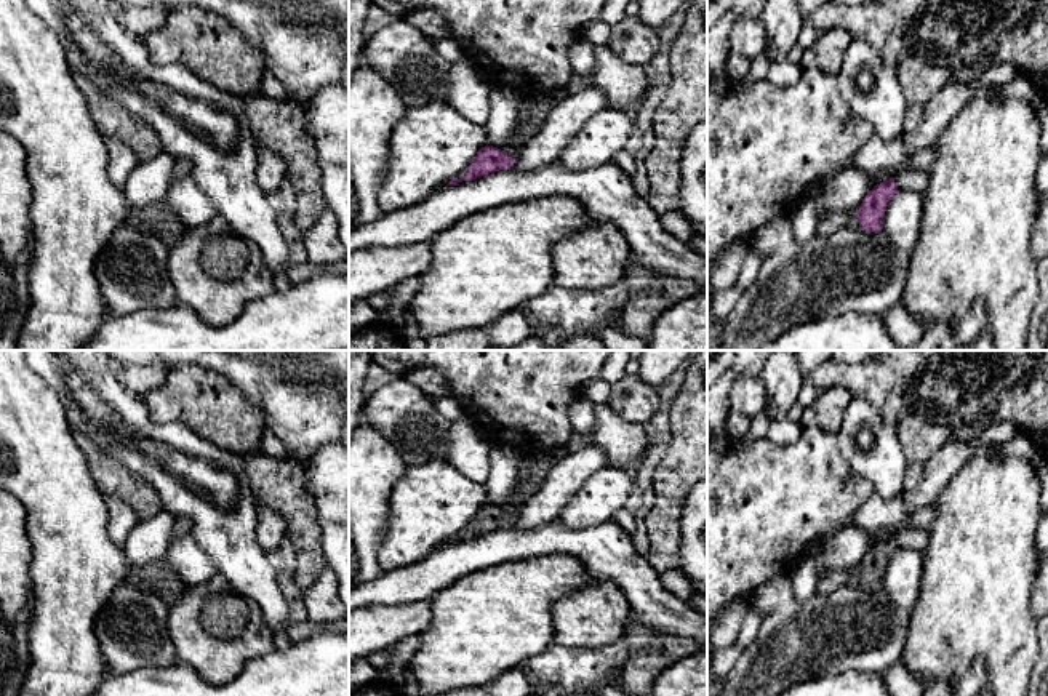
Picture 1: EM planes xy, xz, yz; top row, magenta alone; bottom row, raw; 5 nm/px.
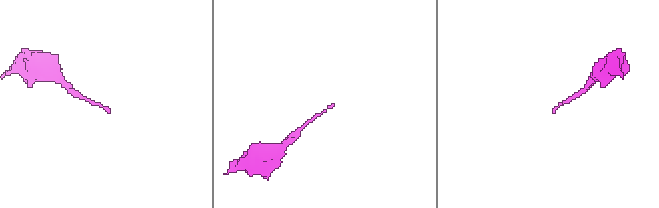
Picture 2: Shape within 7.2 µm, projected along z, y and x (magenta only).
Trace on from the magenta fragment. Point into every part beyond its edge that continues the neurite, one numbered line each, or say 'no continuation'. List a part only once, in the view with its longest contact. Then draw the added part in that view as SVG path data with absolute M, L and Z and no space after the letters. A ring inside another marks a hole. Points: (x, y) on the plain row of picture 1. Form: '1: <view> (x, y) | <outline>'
1: xz (535, 466) | M566 446L525 453L518 467L518 485L506 507L507 515L517 518L525 501L534 494L549 472L566 456Z

